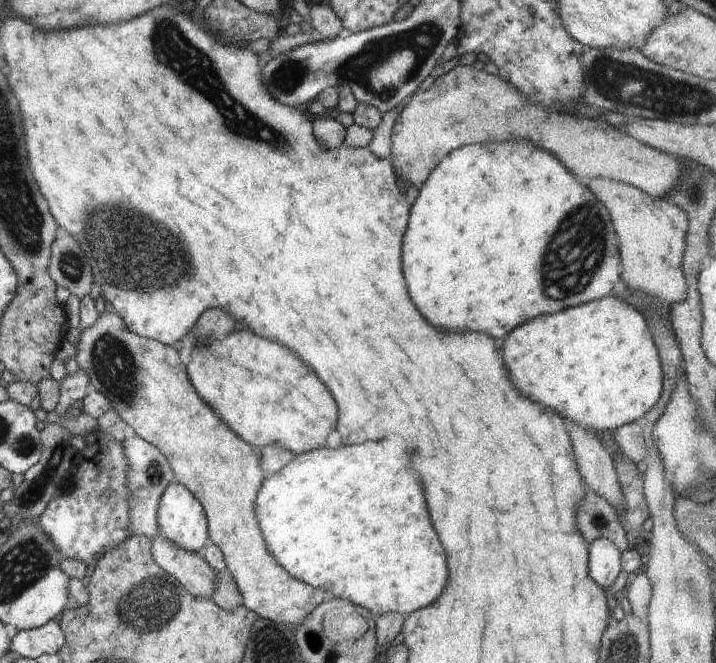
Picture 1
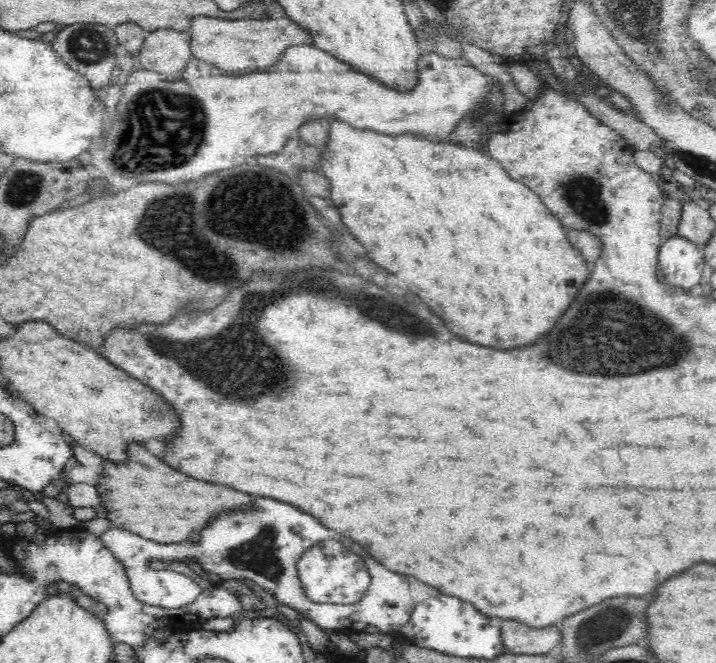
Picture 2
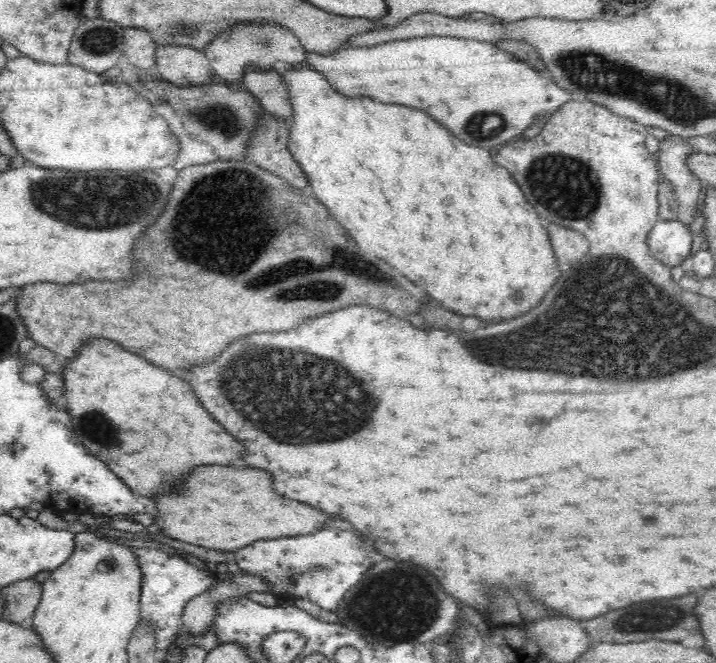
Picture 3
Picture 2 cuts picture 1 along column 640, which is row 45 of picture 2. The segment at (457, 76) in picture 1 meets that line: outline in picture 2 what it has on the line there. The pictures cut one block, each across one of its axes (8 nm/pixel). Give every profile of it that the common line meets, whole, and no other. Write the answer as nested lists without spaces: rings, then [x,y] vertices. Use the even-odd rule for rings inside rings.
[[[160,28],[148,33],[135,59],[137,67],[157,73],[168,81],[182,79],[188,62],[194,57],[190,42],[191,34],[188,31]]]

